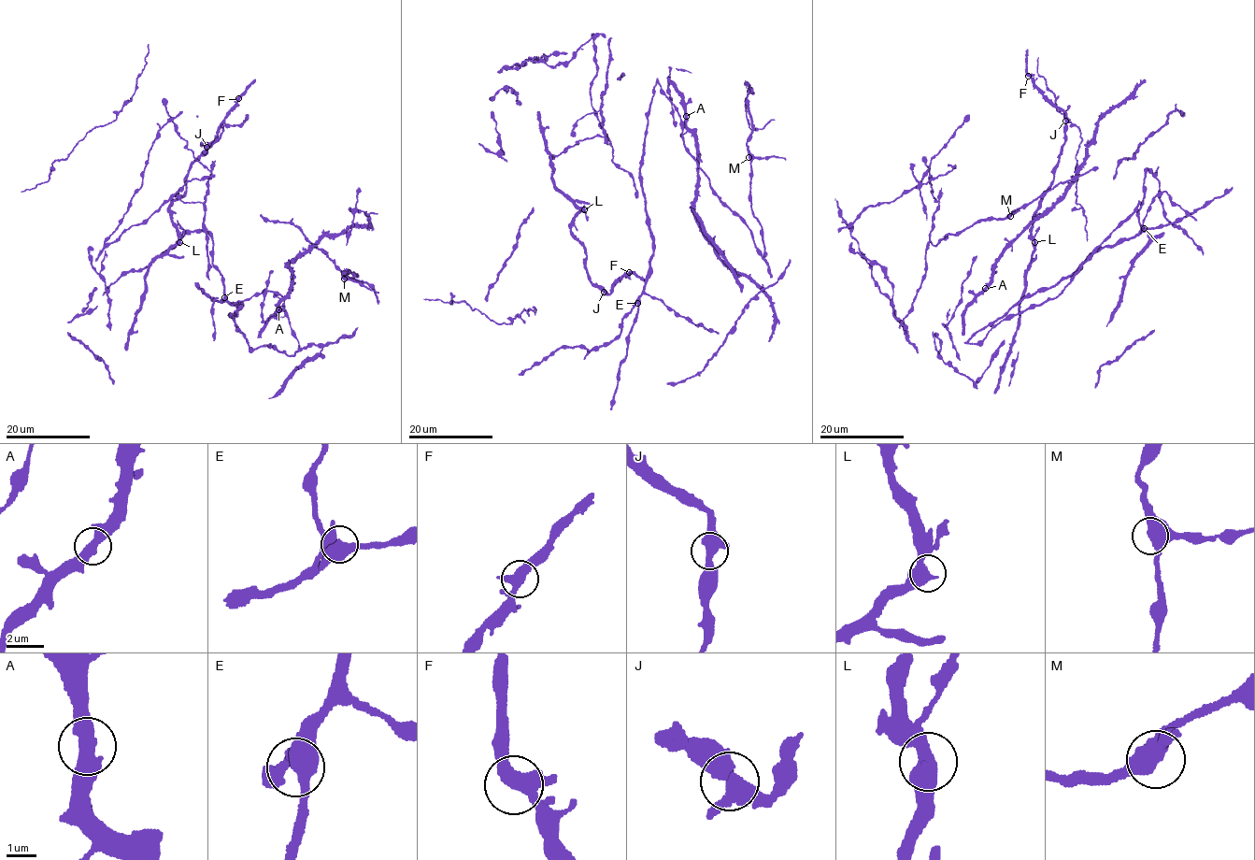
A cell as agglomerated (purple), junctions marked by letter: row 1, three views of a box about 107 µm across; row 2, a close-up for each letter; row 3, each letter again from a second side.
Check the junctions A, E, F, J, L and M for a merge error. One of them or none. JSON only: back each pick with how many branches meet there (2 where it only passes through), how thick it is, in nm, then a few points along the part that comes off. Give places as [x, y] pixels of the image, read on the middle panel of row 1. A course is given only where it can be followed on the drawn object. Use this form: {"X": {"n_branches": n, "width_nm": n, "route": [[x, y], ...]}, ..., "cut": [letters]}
{"cut": []}

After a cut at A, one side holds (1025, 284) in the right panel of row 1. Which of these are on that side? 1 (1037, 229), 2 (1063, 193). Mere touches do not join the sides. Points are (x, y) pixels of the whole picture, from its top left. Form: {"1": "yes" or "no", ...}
{"1": "yes", "2": "no"}

